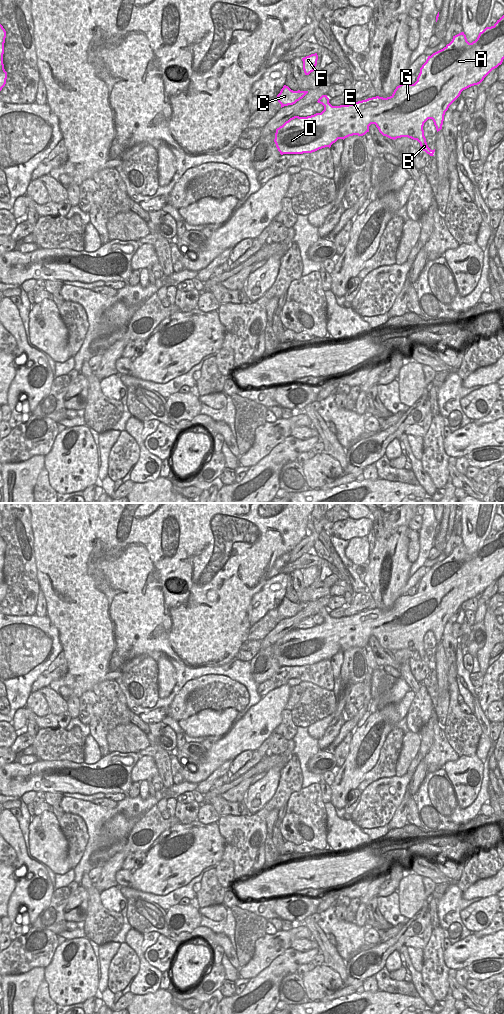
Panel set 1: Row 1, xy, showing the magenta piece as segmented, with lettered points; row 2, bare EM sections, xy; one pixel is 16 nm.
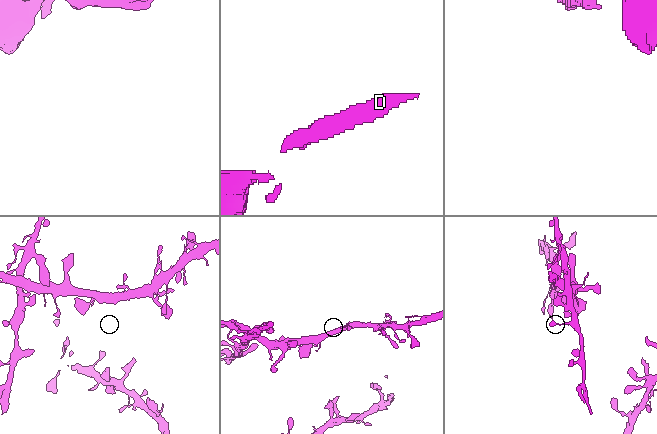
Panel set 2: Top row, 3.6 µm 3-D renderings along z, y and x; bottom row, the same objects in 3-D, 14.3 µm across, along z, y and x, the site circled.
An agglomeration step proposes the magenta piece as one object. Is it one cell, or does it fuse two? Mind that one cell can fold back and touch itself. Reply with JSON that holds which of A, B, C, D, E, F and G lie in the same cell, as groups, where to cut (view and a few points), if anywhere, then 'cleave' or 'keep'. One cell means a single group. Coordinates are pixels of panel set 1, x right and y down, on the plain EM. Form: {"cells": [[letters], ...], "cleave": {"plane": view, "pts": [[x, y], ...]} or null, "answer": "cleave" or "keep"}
{"cells": [["A", "B", "C", "D", "E", "F", "G"]], "cleave": null, "answer": "keep"}

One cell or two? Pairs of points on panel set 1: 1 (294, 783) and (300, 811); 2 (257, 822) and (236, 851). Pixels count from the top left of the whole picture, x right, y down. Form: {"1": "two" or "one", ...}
{"1": "two", "2": "one"}

